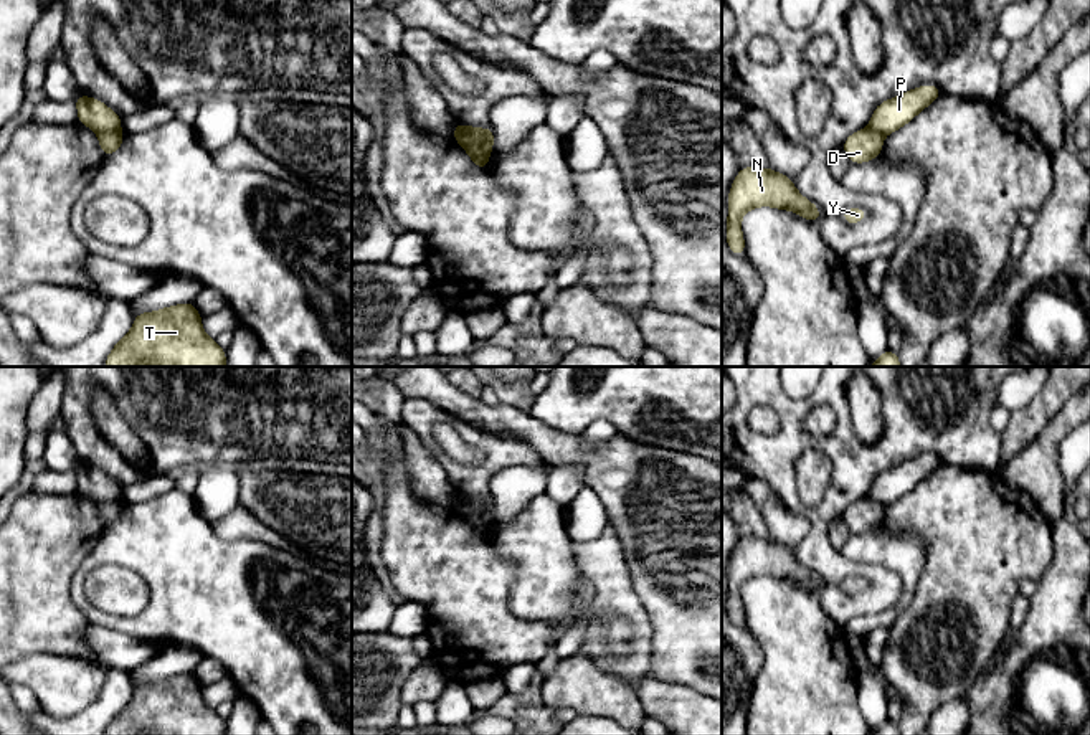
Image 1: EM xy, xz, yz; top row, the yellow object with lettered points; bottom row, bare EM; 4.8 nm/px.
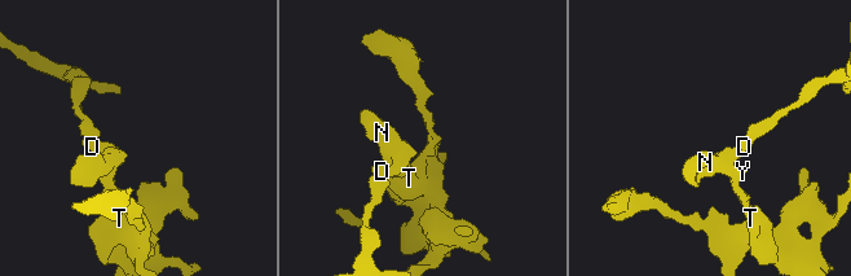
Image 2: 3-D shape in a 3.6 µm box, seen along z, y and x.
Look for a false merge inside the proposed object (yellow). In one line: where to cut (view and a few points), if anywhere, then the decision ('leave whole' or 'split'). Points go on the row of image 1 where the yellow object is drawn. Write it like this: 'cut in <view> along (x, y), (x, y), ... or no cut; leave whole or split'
cut in xy along (119, 129), (98, 134); split

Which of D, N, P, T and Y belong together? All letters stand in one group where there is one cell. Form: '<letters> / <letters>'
D N T Y / P

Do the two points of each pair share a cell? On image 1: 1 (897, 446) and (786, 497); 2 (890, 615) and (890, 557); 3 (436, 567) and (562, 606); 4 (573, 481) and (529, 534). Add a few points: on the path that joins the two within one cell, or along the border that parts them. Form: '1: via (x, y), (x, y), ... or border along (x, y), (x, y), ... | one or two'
1: via (869, 468), (824, 511), (815, 511) | one
2: via (904, 600), (907, 595), (905, 572) | one
3: border along (497, 554), (516, 570), (509, 608), (535, 620) | two
4: border along (545, 493), (563, 507) | two

